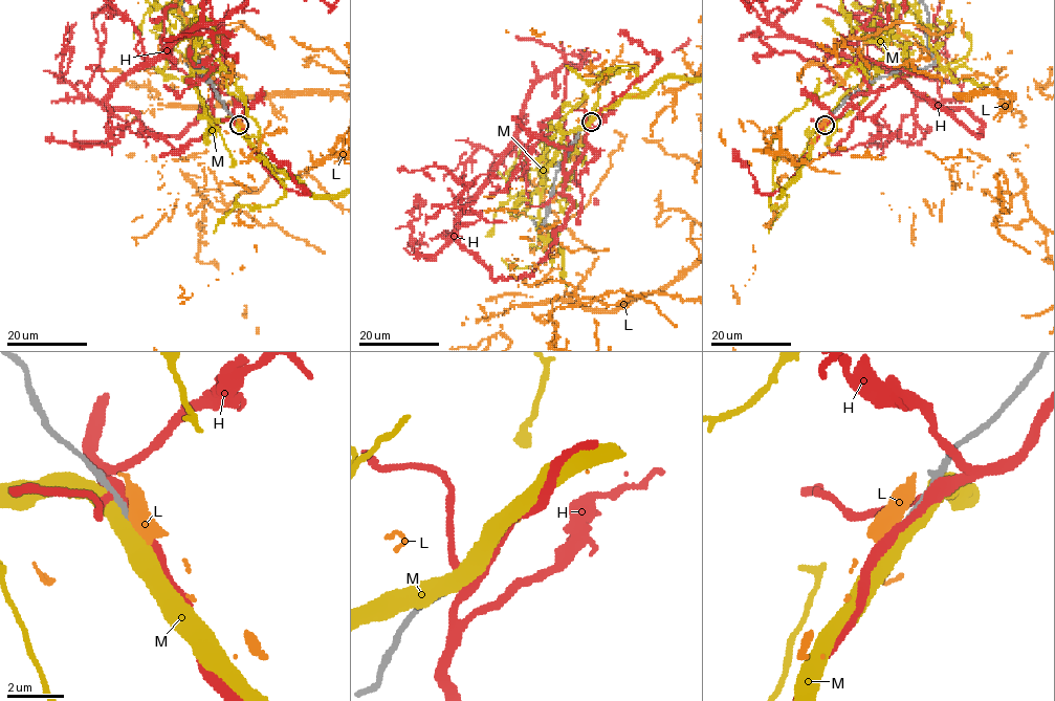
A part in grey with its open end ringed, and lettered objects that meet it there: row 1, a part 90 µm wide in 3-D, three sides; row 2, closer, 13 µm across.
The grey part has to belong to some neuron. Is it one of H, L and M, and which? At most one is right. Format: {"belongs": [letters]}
{"belongs": []}

